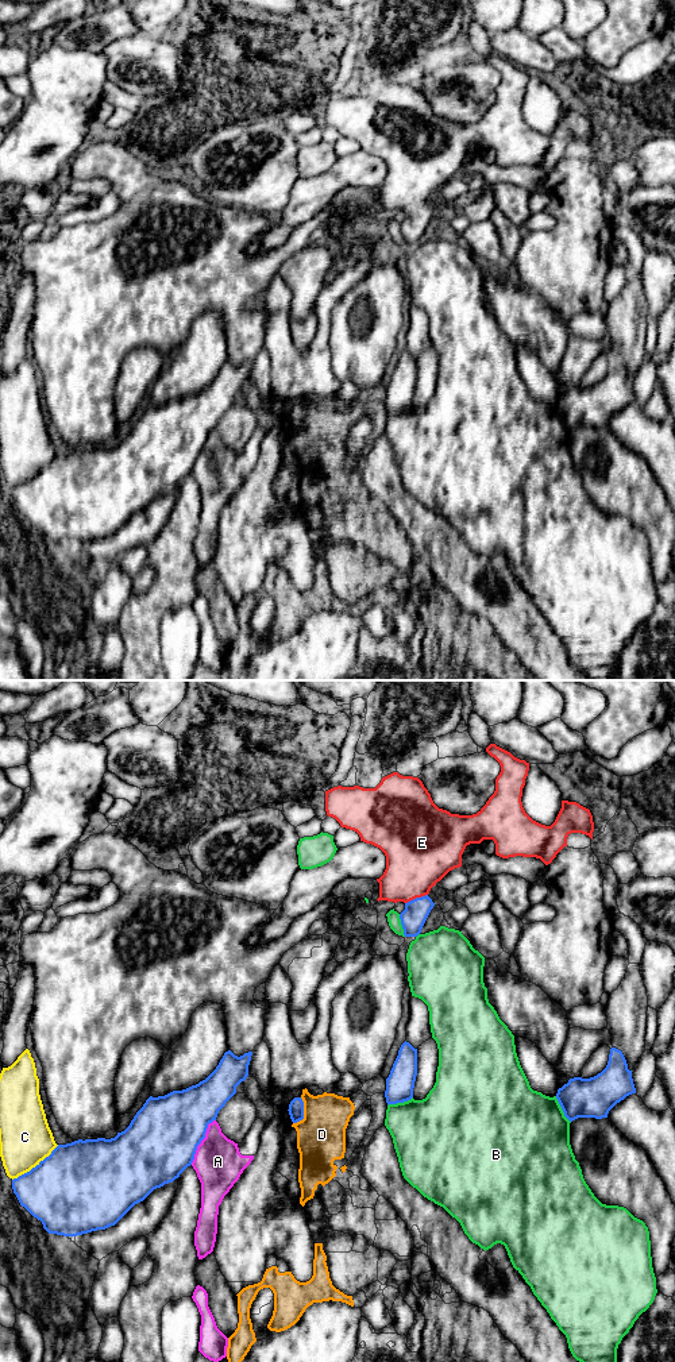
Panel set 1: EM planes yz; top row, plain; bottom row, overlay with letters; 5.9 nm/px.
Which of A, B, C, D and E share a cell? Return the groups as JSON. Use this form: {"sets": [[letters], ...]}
{"sets": [["A"], ["B"], ["C"], ["D"], ["E"]]}

